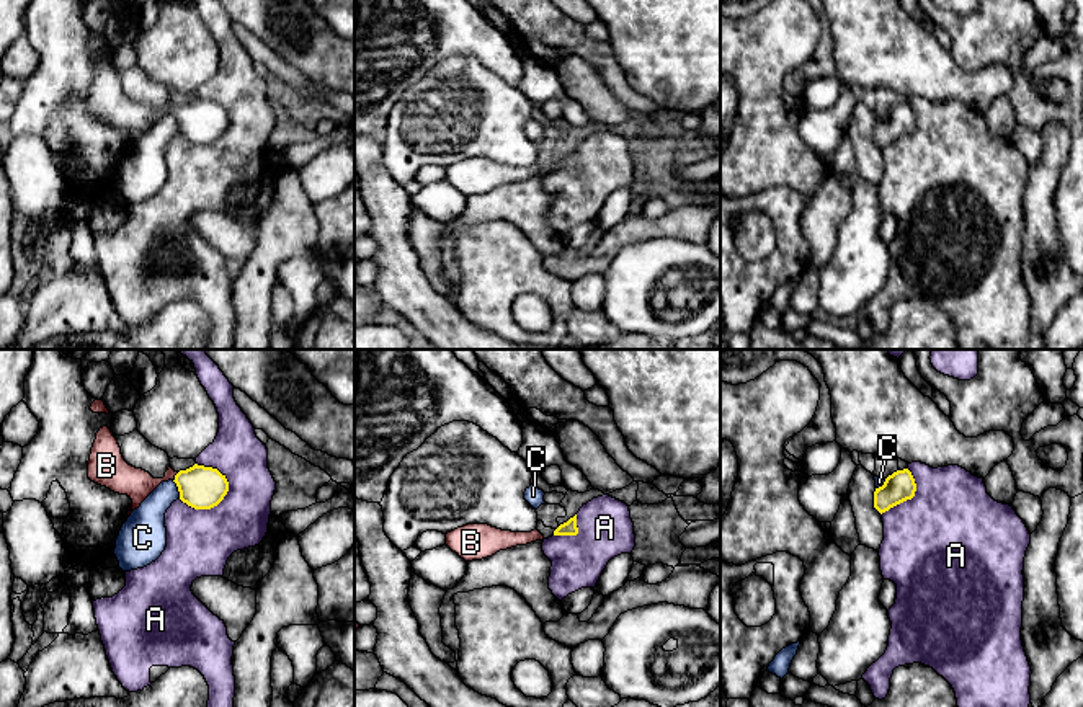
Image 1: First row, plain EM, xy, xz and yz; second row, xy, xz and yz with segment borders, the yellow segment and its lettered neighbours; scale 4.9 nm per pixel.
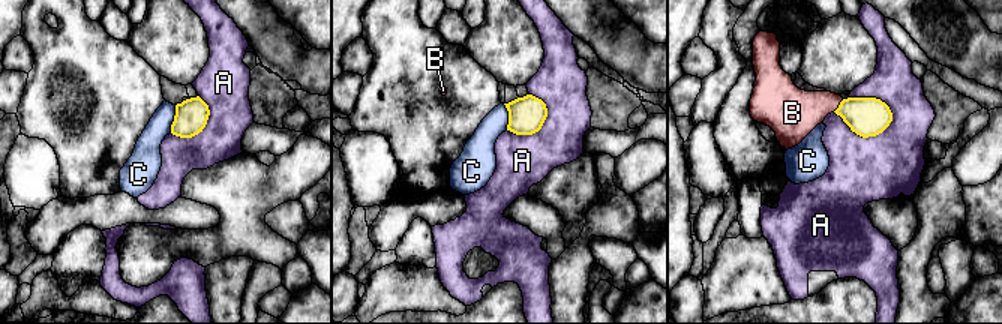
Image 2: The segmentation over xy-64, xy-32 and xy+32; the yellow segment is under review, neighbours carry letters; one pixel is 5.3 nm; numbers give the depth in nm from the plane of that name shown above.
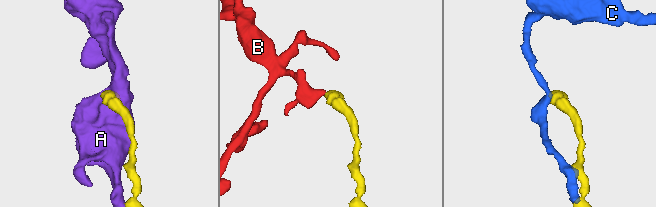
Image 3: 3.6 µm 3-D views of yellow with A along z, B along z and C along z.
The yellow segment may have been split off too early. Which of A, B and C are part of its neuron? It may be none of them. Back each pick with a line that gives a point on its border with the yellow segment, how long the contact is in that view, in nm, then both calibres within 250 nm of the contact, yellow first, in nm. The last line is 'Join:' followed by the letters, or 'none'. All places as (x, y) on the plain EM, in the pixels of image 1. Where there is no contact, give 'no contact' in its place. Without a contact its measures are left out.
B: meets yellow in xy at (175, 111); contact 50 nm long; 220 nm thick on the yellow side, 150 nm on the other
Join: B

